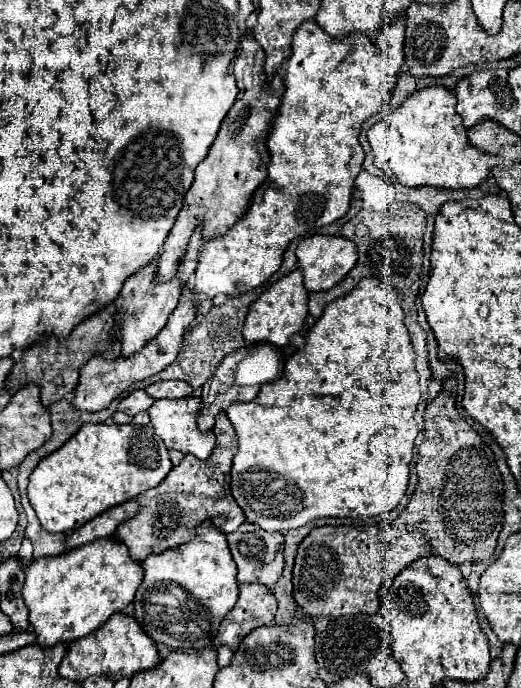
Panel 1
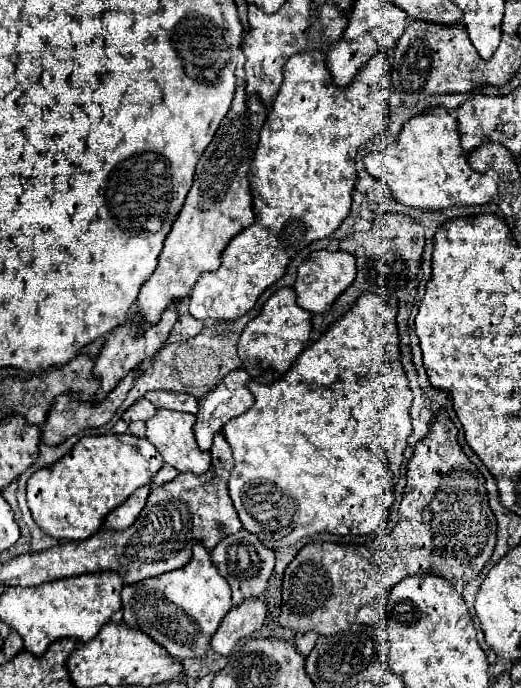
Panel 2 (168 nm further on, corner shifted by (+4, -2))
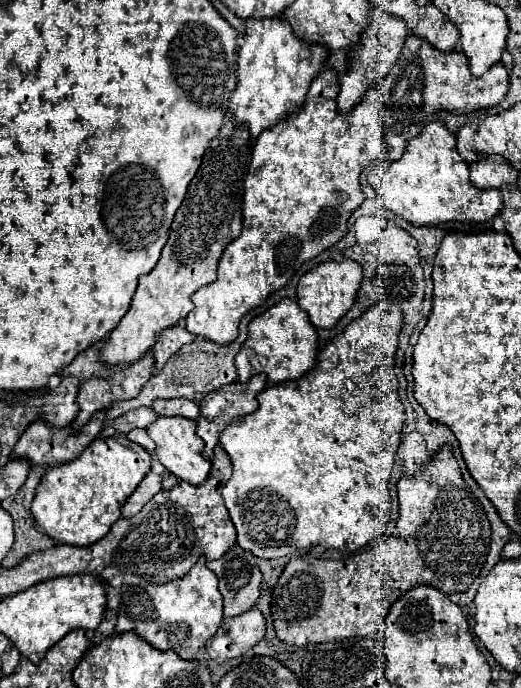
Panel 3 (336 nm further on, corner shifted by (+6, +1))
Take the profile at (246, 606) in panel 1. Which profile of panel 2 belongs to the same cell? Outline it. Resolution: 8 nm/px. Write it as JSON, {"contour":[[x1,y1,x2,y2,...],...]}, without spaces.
{"contour":[[262,598,244,600,244,604,234,606,222,620,220,628,212,636,212,648,226,656,234,650,236,644,252,636,266,620,266,602]]}

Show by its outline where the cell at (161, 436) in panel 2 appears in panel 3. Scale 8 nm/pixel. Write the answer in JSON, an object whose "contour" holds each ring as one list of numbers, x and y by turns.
{"contour":[[158,417,158,421,148,427,148,435,158,445,156,447,158,461,168,471,172,471,178,479,188,481,192,485,200,485,202,481,206,481,210,473,210,463,202,457,204,445,202,439,196,435,196,421,182,419,182,417]]}

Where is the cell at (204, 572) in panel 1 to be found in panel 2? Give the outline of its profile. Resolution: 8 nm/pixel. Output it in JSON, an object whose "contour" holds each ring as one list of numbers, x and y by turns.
{"contour":[[196,544,192,548,192,560,178,570,164,572,160,576,142,580,140,584,128,584,122,590,124,602,124,624,140,628,154,642,158,642,174,658,200,658,210,638,218,630,222,618,232,608,230,584,216,572,210,552]]}

